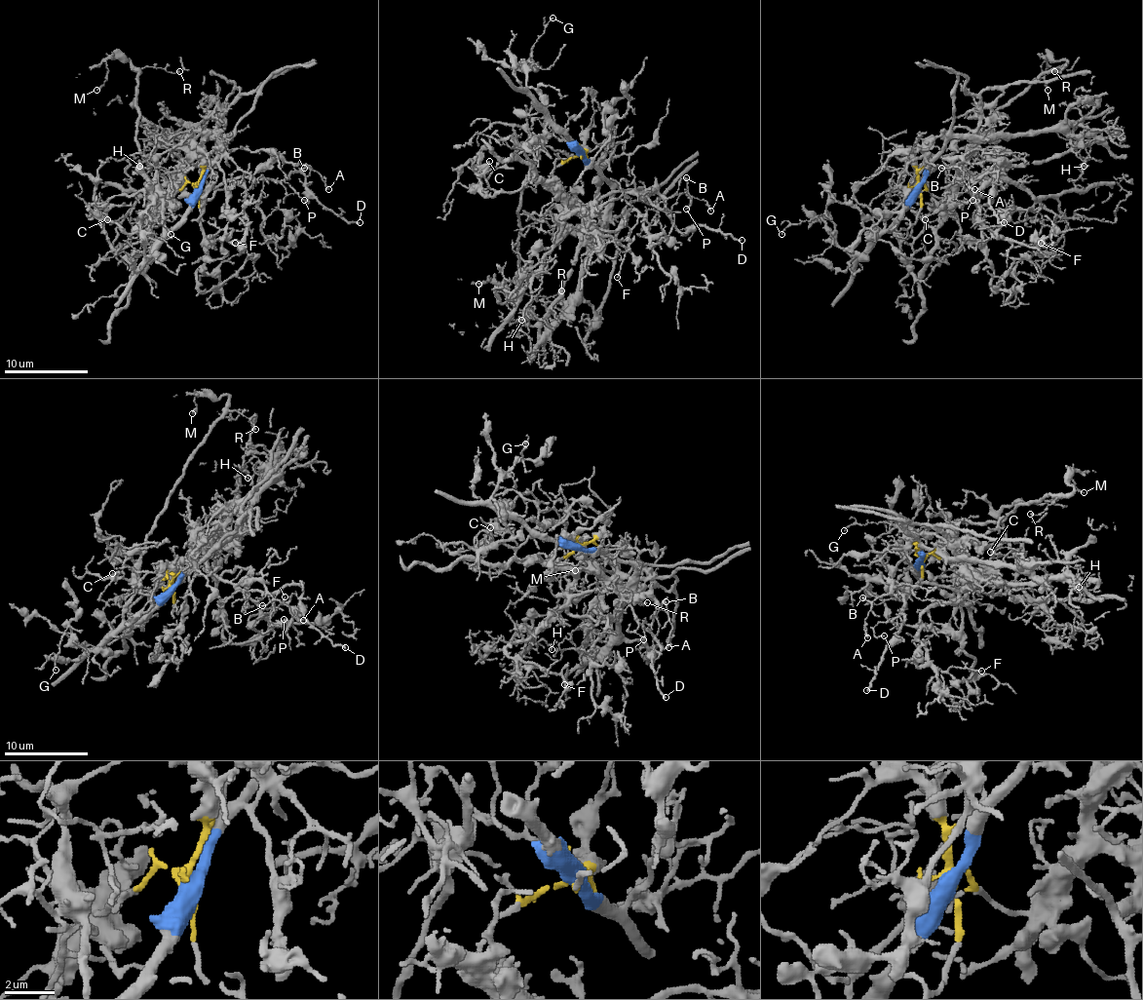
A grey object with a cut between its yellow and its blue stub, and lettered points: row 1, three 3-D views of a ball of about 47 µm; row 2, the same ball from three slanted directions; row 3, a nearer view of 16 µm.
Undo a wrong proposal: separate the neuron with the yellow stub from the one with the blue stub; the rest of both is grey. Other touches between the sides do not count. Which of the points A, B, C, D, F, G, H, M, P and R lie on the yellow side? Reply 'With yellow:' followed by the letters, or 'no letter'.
With yellow: A, B, C, D, F, H, P

